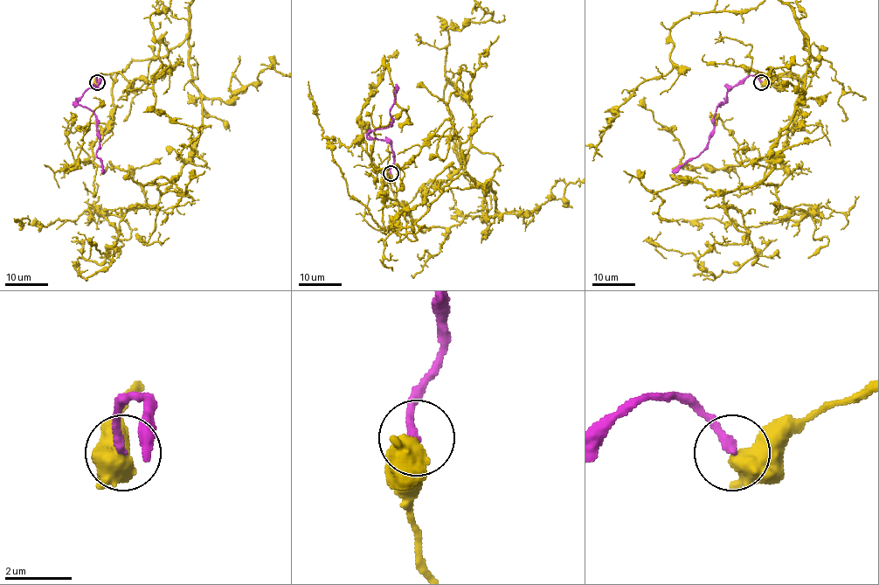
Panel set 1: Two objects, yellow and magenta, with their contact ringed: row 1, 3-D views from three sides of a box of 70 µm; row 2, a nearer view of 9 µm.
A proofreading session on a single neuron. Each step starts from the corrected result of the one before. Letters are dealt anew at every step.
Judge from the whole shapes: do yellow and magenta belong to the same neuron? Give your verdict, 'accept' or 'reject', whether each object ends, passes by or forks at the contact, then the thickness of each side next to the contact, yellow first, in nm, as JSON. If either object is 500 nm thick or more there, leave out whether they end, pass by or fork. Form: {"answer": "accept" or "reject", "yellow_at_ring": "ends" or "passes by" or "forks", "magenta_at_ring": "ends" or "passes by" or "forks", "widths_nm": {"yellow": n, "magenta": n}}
{"answer": "reject", "widths_nm": {"yellow": 750, "magenta": 260}}

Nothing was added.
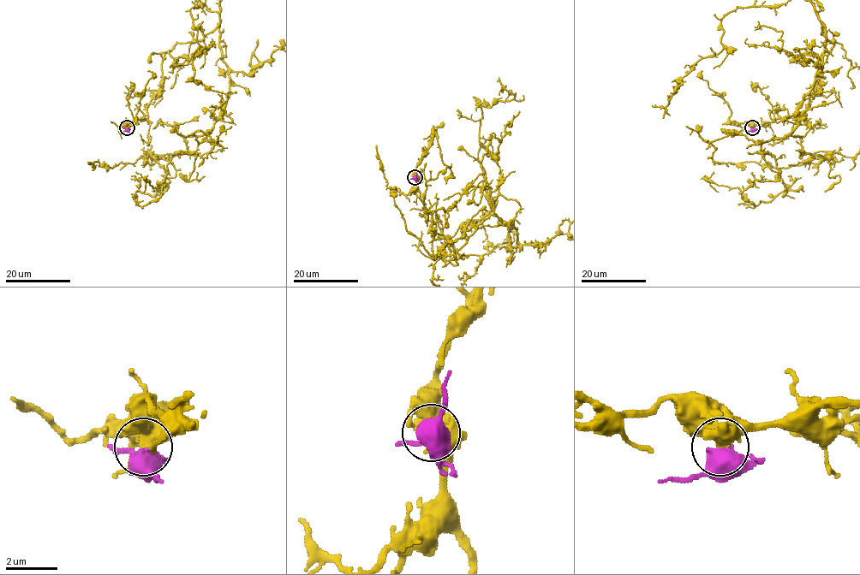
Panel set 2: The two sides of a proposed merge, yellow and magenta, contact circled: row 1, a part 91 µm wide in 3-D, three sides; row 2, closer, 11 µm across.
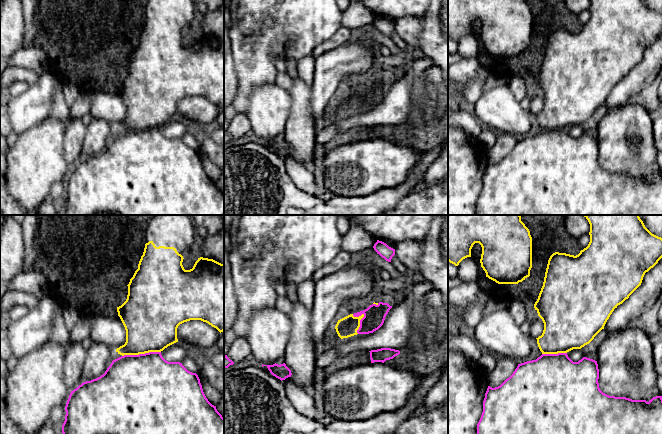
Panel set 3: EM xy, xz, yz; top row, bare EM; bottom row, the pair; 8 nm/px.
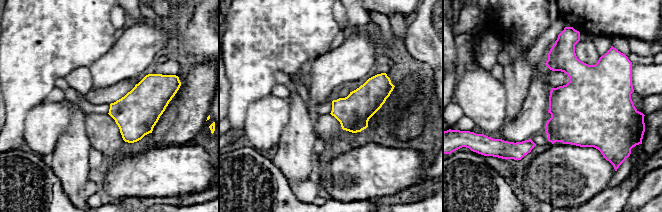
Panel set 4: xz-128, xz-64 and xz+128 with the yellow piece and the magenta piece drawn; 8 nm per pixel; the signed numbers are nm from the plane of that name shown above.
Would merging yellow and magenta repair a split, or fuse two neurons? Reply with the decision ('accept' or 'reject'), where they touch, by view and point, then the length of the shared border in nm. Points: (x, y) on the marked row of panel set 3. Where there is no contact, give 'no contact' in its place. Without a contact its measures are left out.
reject | xy (141, 353) | 320 nm

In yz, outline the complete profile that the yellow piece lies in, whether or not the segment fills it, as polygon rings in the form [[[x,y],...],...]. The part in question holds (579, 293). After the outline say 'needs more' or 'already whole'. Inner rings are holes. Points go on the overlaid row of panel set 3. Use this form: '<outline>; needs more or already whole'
[[[583,215],[590,224],[590,242],[586,248],[580,251],[576,256],[566,253],[553,253],[547,264],[543,286],[539,293],[538,299],[534,304],[534,308],[538,316],[544,323],[544,330],[541,336],[537,339],[537,344],[542,354],[558,354],[567,353],[573,349],[581,349],[589,344],[594,337],[604,329],[604,326],[610,315],[622,304],[629,296],[641,285],[643,277],[646,272],[653,268],[662,258],[662,238],[652,234],[644,225],[639,215]]]; already whole

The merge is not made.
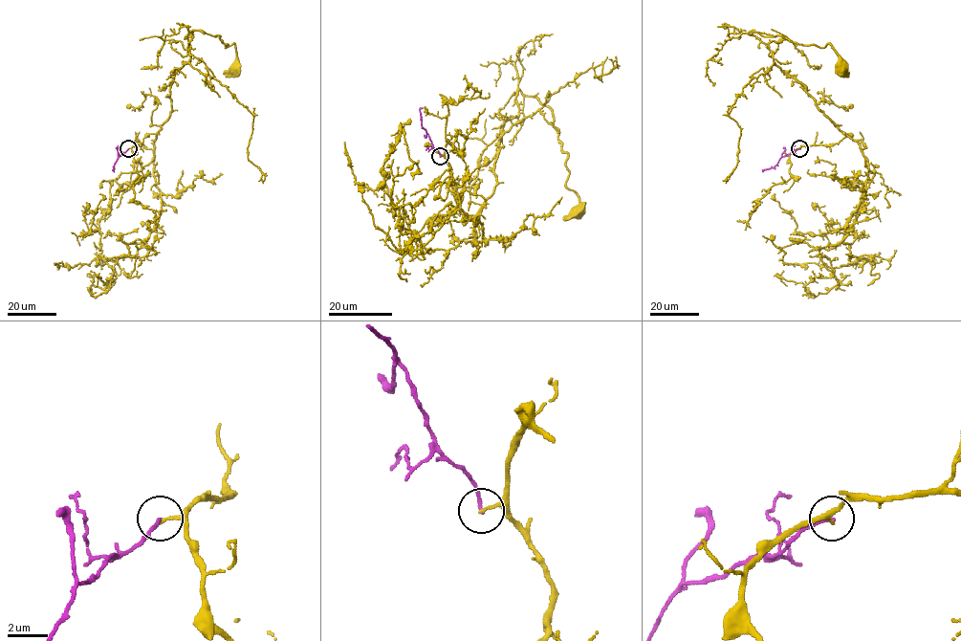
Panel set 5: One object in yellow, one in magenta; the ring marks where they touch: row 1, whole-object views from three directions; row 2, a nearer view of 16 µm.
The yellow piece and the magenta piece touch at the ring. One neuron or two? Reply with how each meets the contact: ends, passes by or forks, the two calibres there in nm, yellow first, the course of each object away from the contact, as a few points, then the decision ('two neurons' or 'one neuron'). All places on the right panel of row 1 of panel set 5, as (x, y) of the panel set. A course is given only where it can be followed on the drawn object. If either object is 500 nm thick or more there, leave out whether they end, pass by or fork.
yellow ends there; magenta ends there; 150 nm thick on the yellow side, 160 nm on the other; yellow runs (799, 148), (837, 143), (846, 135), (749, 33), (819, 47), (829, 43), (841, 68); magenta runs (799, 148), (782, 156), (773, 167), (762, 171); two neurons

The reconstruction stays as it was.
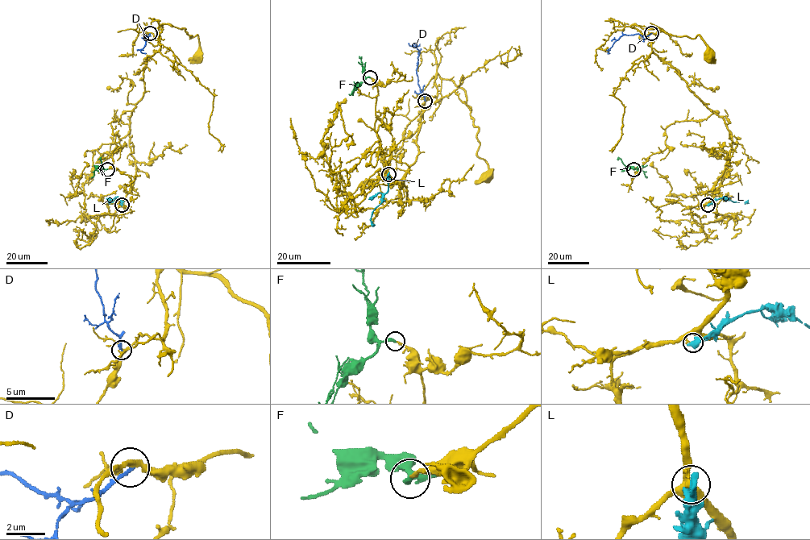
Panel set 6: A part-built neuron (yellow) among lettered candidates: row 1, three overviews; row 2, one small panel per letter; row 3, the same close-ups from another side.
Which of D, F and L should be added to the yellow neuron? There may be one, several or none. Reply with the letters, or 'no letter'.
F

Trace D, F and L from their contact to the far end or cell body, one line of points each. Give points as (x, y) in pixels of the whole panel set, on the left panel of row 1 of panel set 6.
D: (150, 33), (146, 36), (143, 35), (145, 45), (140, 51), (145, 53)
F: (107, 168), (96, 168), (91, 177)
L: (121, 205), (120, 197), (108, 201), (110, 203)

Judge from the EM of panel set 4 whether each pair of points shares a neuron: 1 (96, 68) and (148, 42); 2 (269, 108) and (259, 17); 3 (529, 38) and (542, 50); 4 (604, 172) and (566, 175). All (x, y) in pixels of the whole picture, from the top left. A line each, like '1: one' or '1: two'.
1: one
2: two
3: two
4: one

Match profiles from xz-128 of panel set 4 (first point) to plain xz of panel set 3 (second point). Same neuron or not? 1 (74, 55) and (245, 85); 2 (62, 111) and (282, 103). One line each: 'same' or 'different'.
1: same
2: same

